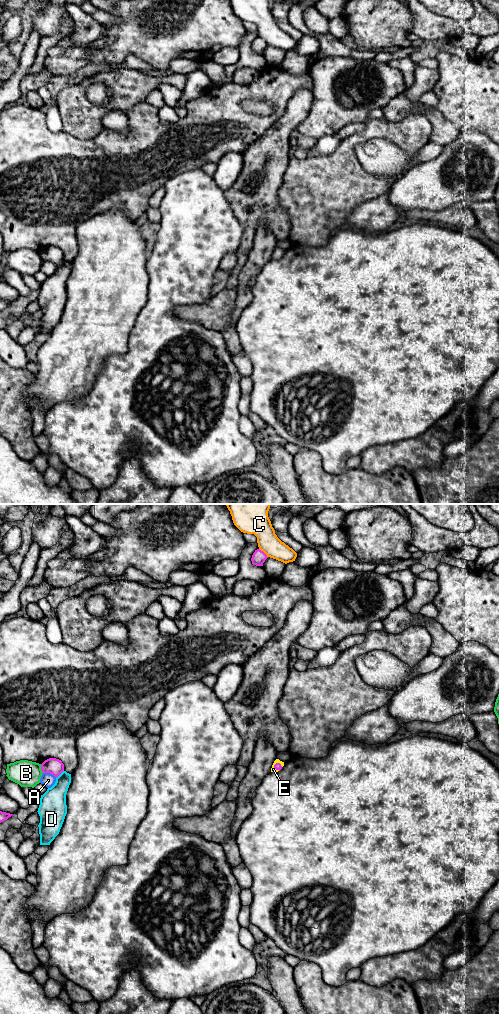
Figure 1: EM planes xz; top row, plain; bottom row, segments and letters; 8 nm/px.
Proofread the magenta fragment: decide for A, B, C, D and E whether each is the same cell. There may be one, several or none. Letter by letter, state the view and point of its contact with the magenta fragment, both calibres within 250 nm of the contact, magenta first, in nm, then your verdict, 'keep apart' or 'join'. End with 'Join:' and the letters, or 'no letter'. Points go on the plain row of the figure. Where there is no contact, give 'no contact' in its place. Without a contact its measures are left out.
A: contact xz (50, 261); calibres 130 and 110 nm; keep apart
B: contact xz (41, 256); calibres 130 and 220 nm; keep apart
C: contact xz (264, 41); calibres 110 and 190 nm; keep apart
D: contact xz (60, 261); calibres 130 and 200 nm; keep apart
E: contact xz (278, 251); calibres 60 and 40 nm; join
Join: E

